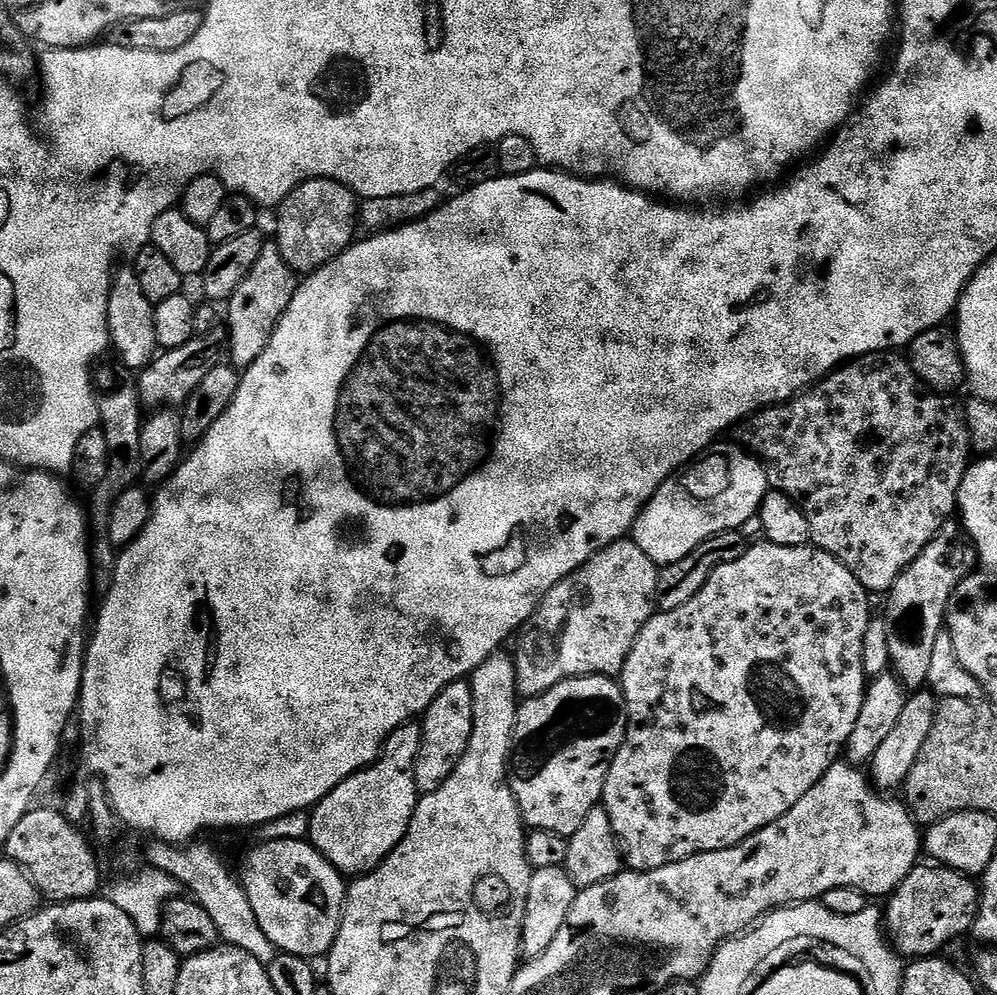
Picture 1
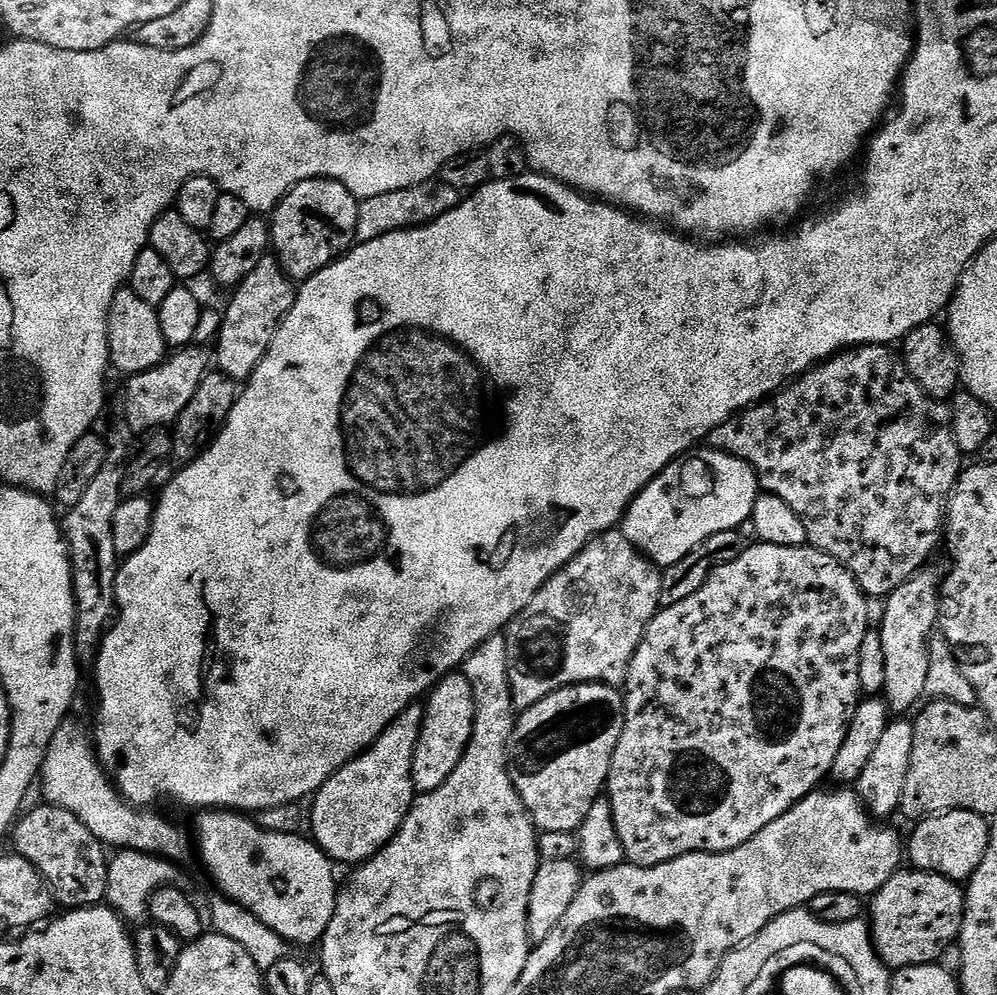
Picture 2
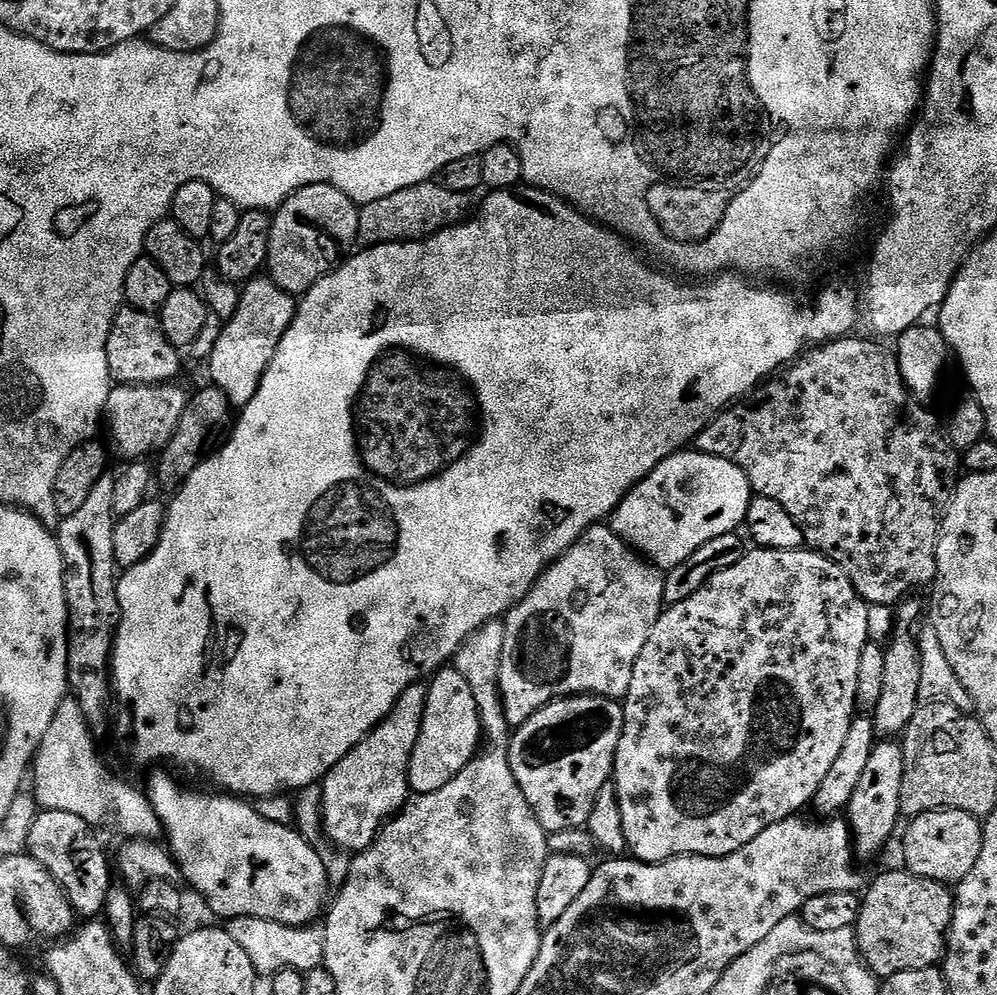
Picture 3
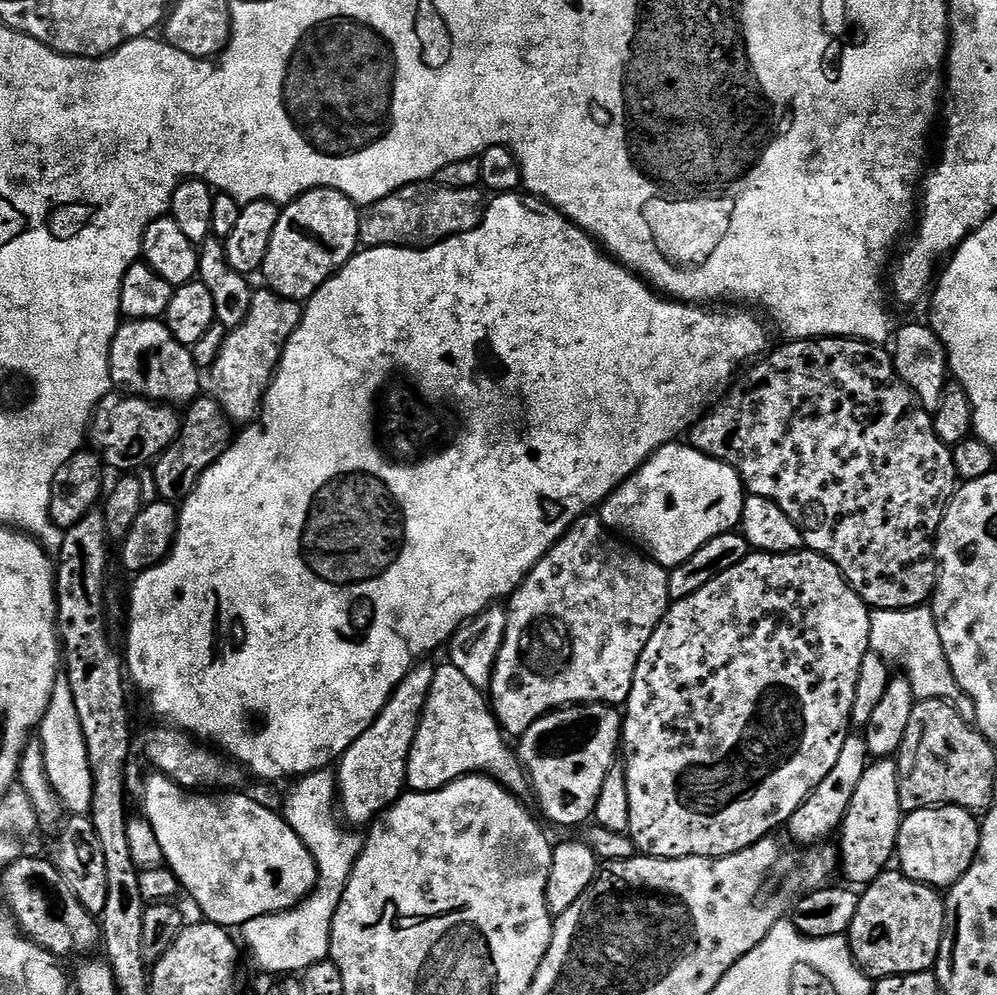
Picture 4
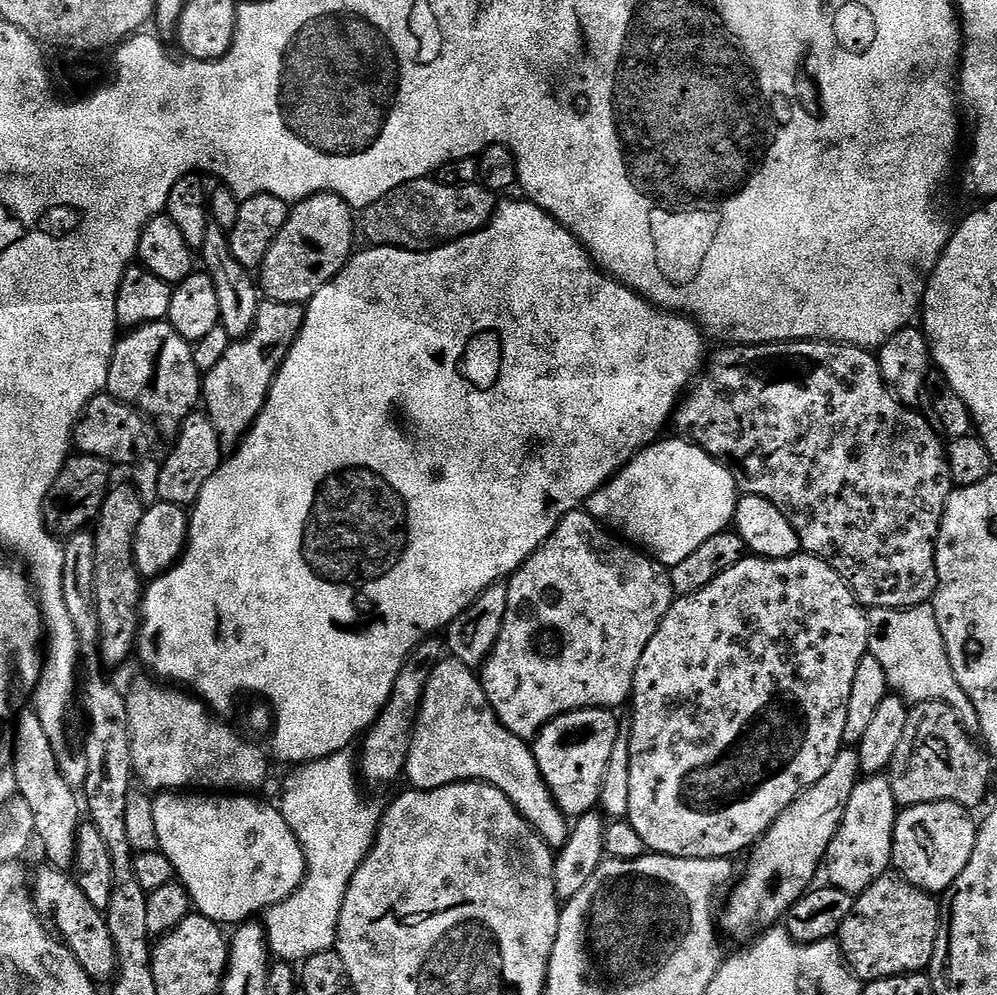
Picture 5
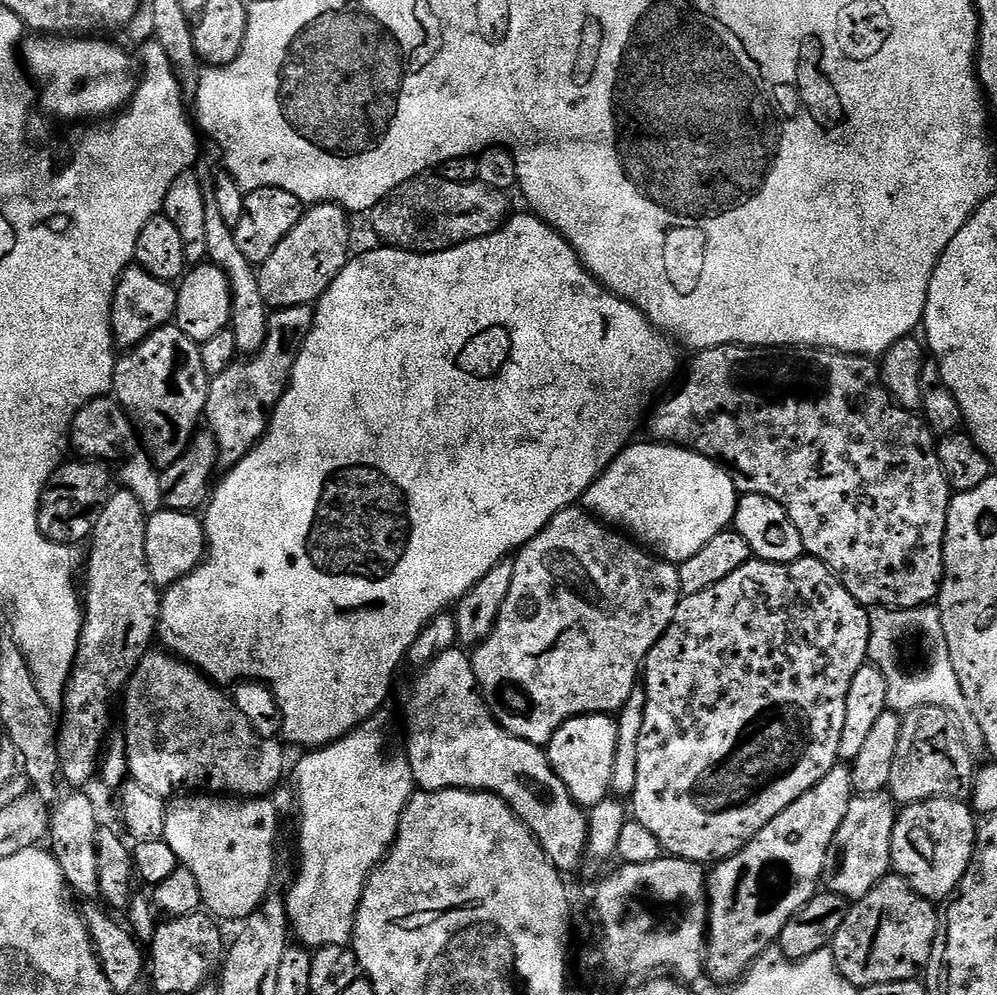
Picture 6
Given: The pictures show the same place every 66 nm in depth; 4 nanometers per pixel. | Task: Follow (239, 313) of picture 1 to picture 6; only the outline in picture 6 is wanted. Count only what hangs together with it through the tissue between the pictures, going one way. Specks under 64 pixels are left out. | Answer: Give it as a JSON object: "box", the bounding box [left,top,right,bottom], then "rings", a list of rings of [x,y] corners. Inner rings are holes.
{"box":[203,304,315,470],"rings":[[[311,304],[275,309],[268,318],[262,350],[255,353],[254,358],[245,359],[248,360],[245,364],[233,362],[211,377],[203,419],[207,431],[218,442],[221,469],[227,470],[242,462],[242,458],[246,458],[246,454],[250,454],[250,450],[268,433],[272,411],[288,388],[294,362],[310,334],[315,317]]]}

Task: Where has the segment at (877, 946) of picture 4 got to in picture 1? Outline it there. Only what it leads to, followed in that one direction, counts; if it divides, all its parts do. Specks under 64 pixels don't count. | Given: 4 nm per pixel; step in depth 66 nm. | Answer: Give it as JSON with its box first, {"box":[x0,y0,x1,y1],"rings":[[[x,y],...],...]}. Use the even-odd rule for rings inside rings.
{"box":[883,866,980,958],"rings":[[[928,866],[917,868],[895,892],[887,897],[888,909],[883,909],[886,935],[893,948],[904,958],[932,958],[959,936],[968,936],[980,909],[980,888],[971,876],[953,872],[950,868]]]}

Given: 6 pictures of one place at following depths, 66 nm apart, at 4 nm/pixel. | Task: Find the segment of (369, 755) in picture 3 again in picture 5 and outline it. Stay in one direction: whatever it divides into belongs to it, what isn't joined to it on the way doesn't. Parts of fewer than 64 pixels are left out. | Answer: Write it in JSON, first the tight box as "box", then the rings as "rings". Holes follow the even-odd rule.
{"box":[358,638,445,784],"rings":[[[429,638],[414,649],[406,658],[406,662],[402,662],[402,670],[398,670],[398,678],[394,678],[394,686],[386,706],[380,711],[380,717],[372,723],[359,745],[360,756],[364,761],[359,761],[358,768],[365,781],[368,779],[372,784],[392,784],[399,776],[401,779],[405,775],[412,732],[416,729],[416,716],[420,712],[426,682],[430,682],[430,674],[434,674],[434,670],[445,656],[445,641]]]}

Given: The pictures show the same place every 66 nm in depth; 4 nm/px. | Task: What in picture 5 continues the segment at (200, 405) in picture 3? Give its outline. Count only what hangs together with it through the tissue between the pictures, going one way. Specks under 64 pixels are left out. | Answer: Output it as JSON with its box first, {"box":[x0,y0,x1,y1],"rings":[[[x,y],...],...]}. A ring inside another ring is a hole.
{"box":[156,410,224,508],"rings":[[[200,410],[190,413],[184,419],[175,440],[176,445],[173,446],[172,453],[165,460],[156,480],[157,499],[161,503],[188,508],[196,503],[202,486],[223,463],[224,456],[220,454],[222,441],[212,419]]]}

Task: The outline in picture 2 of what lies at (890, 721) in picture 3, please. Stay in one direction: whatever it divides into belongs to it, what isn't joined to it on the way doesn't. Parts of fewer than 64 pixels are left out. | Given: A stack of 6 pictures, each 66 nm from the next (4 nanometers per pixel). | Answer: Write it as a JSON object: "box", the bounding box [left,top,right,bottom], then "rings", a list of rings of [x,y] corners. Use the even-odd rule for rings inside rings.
{"box":[878,567,942,714],"rings":[[[932,567],[921,568],[883,601],[884,617],[878,626],[886,657],[886,686],[882,699],[888,703],[889,713],[892,714],[908,714],[912,707],[915,709],[925,699],[926,677],[930,674],[931,639],[940,618],[942,583],[942,572]]]}

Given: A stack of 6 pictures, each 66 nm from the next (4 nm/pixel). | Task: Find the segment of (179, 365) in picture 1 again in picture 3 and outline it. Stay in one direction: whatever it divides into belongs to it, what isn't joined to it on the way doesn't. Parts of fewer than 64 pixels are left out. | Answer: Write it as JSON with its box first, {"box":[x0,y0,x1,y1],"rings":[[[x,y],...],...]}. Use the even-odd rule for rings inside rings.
{"box":[102,383,189,462],"rings":[[[179,383],[166,384],[116,384],[112,393],[106,398],[106,406],[102,417],[103,423],[108,423],[108,440],[111,451],[121,456],[124,462],[140,462],[152,451],[163,450],[170,442],[170,438],[178,430],[178,422],[182,419],[182,410],[186,410],[189,389],[179,388]]]}

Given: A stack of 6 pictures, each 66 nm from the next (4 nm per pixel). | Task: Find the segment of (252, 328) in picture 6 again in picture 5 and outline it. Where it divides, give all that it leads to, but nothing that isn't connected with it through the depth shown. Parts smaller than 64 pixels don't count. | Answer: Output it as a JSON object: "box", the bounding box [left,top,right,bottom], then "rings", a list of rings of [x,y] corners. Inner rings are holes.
{"box":[198,223,262,341],"rings":[[[209,223],[206,230],[206,242],[198,249],[198,256],[204,259],[203,271],[212,279],[214,290],[218,294],[218,314],[220,315],[220,328],[229,341],[244,340],[258,318],[258,306],[262,293],[254,279],[253,273],[234,258],[228,241],[229,233],[219,228],[217,224]]]}

